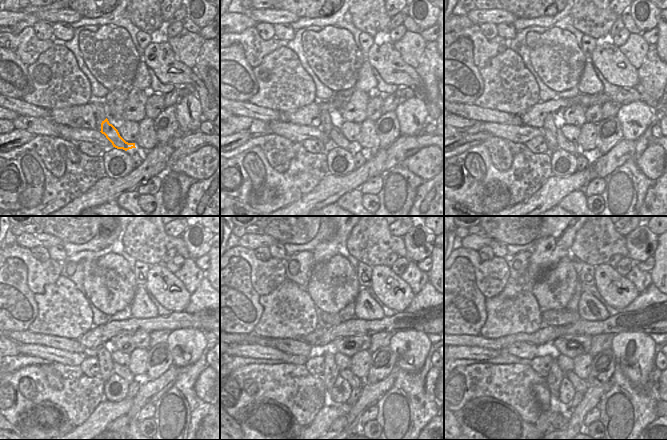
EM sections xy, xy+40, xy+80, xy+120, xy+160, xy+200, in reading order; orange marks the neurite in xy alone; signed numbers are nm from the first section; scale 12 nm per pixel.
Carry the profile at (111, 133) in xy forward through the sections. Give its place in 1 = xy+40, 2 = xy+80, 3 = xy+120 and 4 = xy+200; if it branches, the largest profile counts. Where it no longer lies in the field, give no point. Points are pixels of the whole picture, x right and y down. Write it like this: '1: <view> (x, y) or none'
1: xy+40 (339, 140)
2: xy+80 (563, 142)
3: xy+120 (118, 369)
4: xy+200 (579, 384)

